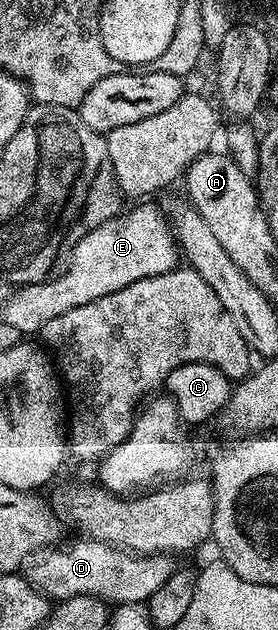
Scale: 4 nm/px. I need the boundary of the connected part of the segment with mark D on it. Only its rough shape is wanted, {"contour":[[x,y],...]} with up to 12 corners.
{"contour":[[97,539],[53,545],[26,578],[52,601],[147,604],[178,569]]}

